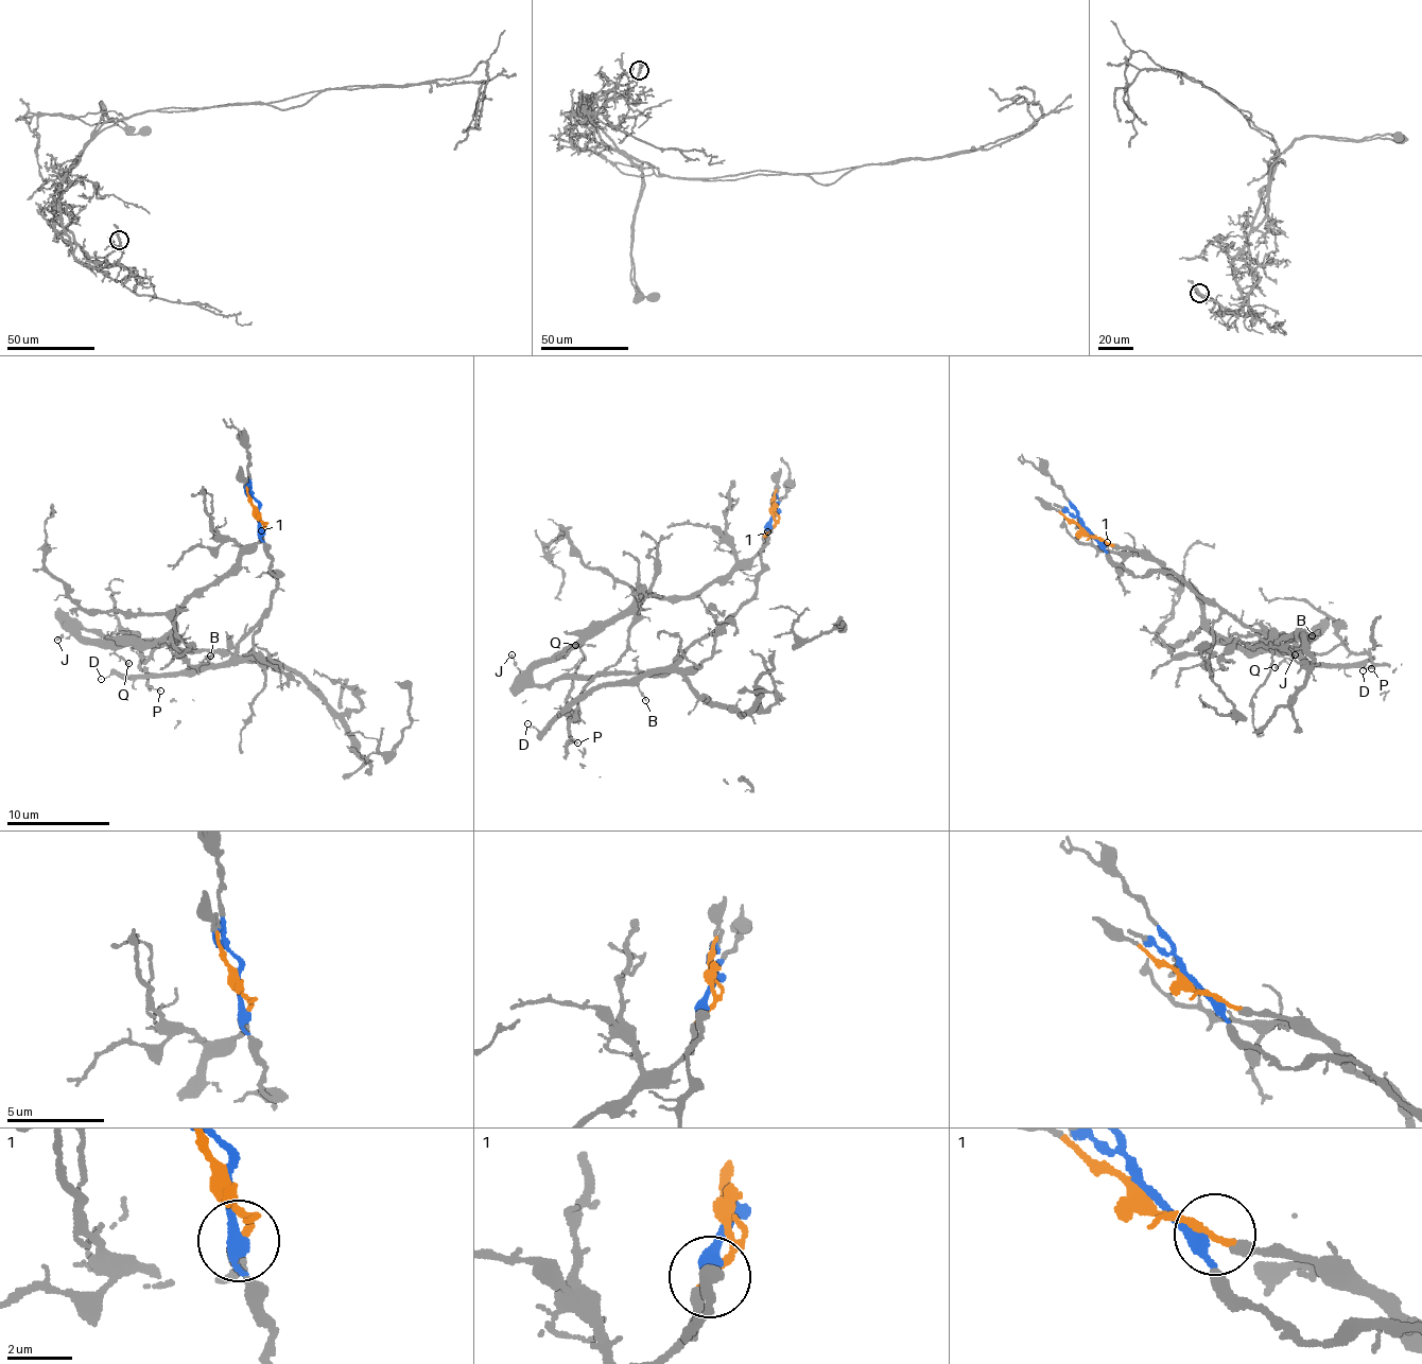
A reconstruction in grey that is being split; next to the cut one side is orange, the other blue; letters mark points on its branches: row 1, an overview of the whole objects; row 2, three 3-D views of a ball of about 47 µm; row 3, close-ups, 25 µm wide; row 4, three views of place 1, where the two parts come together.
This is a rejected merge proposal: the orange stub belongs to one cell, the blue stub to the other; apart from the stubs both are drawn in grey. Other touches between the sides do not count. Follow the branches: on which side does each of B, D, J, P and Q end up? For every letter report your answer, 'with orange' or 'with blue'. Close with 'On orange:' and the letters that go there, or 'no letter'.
B: with blue
D: with blue
J: with orange
P: with blue
Q: with orange
On orange: J, Q

